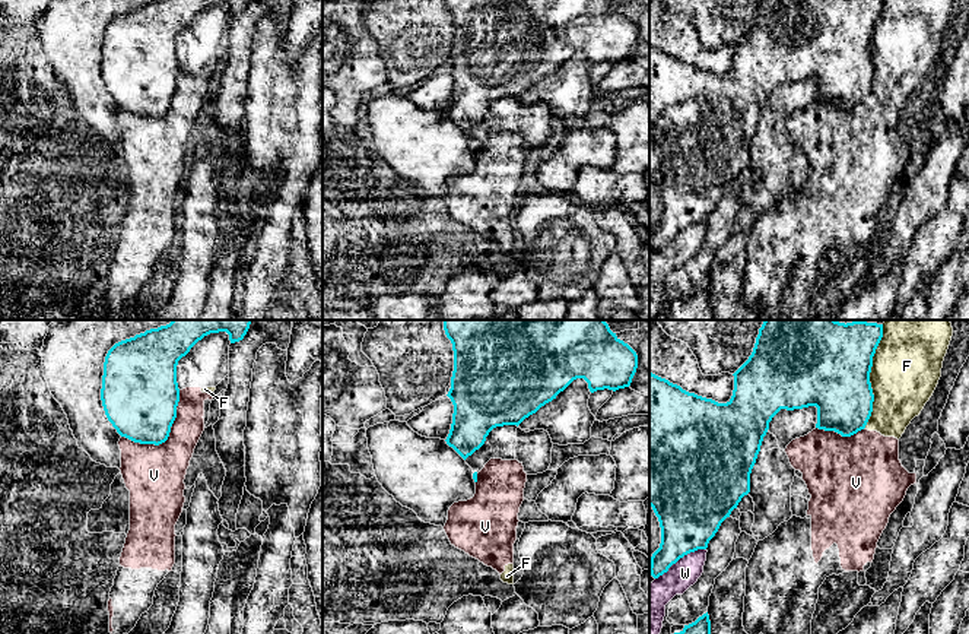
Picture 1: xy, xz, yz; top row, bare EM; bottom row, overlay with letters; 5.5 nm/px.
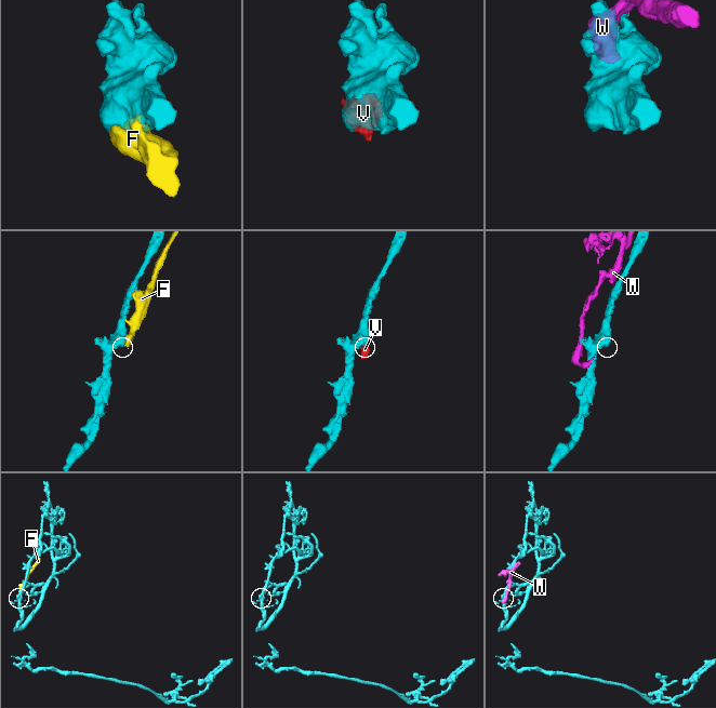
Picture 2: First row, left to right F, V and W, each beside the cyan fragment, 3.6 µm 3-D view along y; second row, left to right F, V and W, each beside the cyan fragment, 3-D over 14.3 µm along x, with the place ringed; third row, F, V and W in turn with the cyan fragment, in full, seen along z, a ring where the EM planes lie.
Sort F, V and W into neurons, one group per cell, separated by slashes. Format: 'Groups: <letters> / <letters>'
Groups: F V / W

